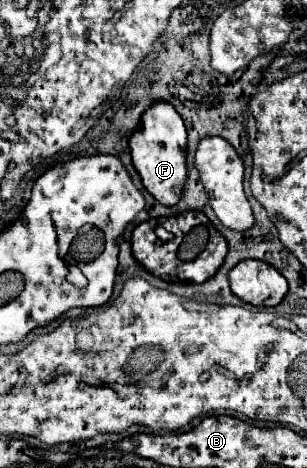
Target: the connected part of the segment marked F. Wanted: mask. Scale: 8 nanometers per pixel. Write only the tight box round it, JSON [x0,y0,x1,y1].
[129,103,187,207]

